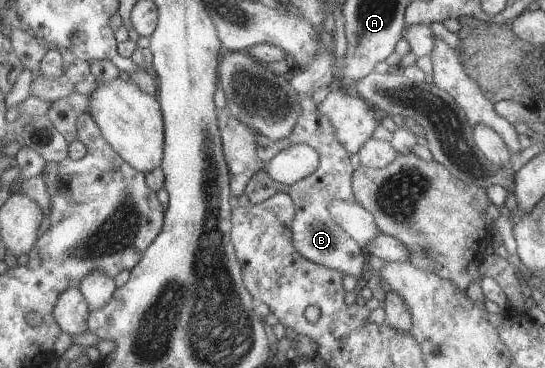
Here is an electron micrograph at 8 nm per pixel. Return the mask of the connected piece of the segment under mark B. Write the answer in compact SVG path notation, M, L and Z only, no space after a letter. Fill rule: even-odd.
M300 94L300 102L303 111L294 132L289 137L281 141L273 141L271 138L260 134L258 137L259 159L263 162L271 161L284 149L298 143L306 143L319 152L318 170L308 178L293 185L276 182L273 177L263 170L253 176L253 179L246 187L245 194L249 198L250 204L253 205L267 201L278 193L289 194L294 199L296 207L296 218L291 224L294 232L295 249L304 258L320 266L359 279L363 264L365 264L365 260L363 260L365 256L363 256L358 244L336 224L335 219L328 210L328 205L336 199L341 201L355 200L351 179L353 168L349 164L349 154L347 154L346 148L338 142L332 123L329 123L325 115L319 113L318 106L313 102L313 98Z

